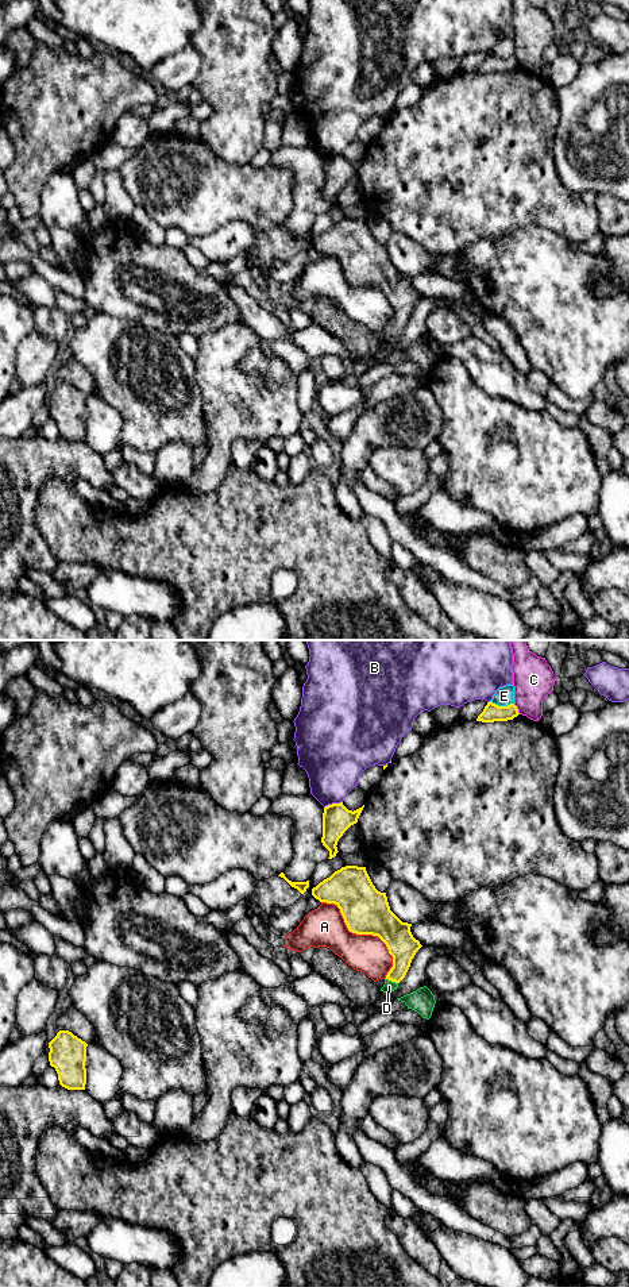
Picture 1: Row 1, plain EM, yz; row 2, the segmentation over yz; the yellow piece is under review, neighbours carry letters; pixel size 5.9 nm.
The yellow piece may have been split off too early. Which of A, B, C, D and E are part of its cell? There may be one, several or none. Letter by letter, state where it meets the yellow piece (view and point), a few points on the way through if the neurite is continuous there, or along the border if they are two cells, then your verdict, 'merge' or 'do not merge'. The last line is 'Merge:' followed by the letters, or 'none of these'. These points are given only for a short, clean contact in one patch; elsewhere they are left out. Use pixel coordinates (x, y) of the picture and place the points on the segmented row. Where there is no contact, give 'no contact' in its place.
A: meets yellow in yz at (365, 933); do not merge
B: meets yellow in yz at (332, 804); do not merge
C: meets yellow in yz at (517, 709); do not merge
D: meets yellow in yz at (392, 981); runs through yz (400, 941), (400, 968), (392, 981), (389, 986); merge
E: meets yellow in yz at (502, 706); do not merge
Merge: D

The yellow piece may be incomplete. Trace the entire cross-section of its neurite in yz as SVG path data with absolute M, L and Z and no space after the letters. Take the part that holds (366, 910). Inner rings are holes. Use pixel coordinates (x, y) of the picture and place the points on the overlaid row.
M341 867L313 887L312 895L320 902L335 903L350 932L378 936L386 944L393 967L381 991L397 990L422 945L413 937L412 924L402 922L390 910L386 893L375 889L366 867Z

